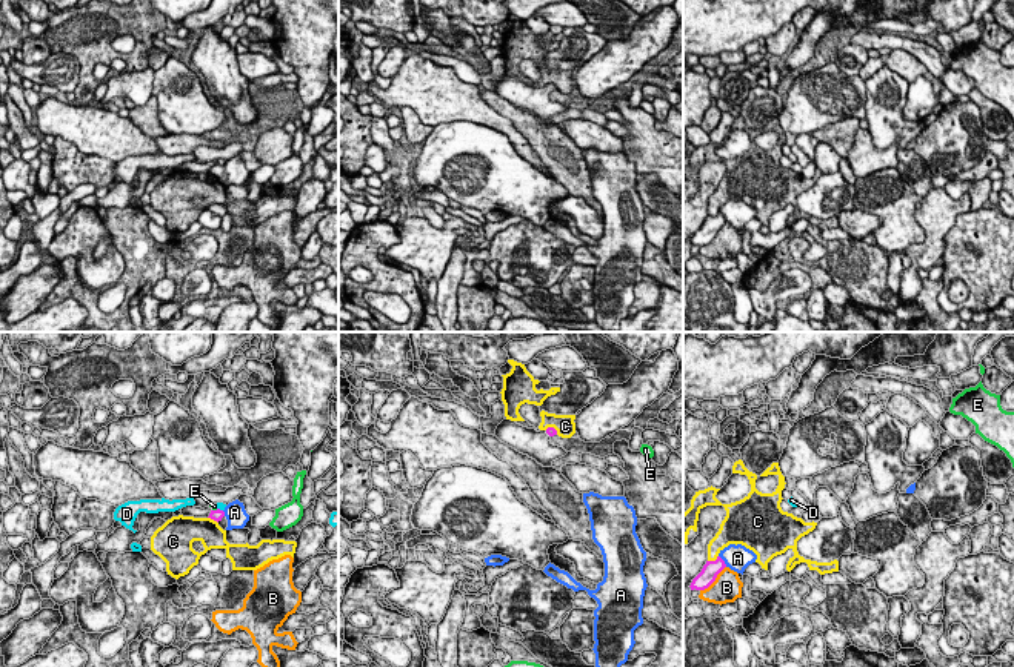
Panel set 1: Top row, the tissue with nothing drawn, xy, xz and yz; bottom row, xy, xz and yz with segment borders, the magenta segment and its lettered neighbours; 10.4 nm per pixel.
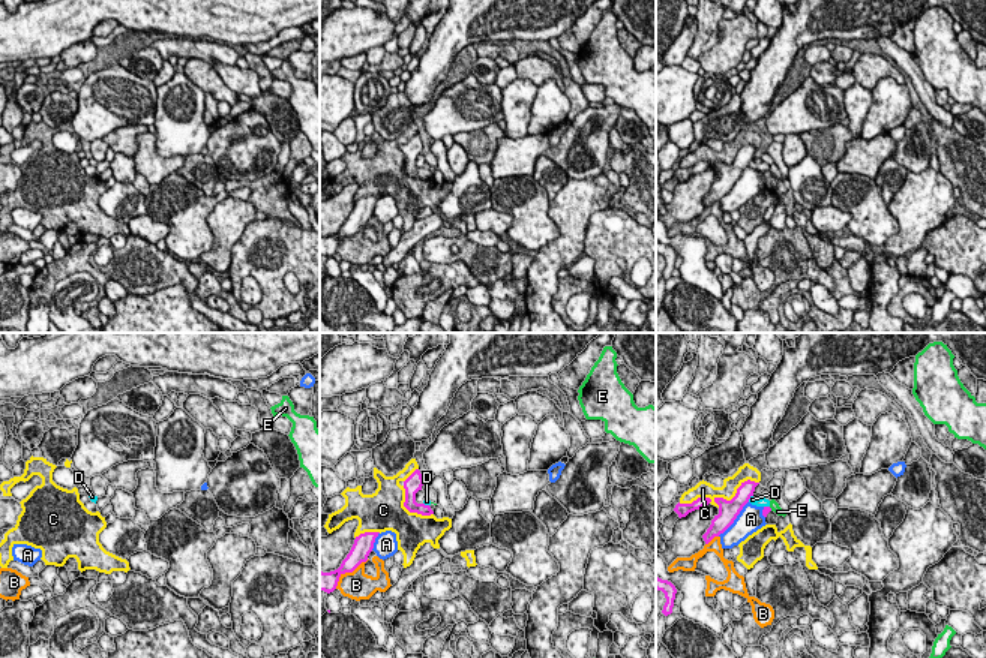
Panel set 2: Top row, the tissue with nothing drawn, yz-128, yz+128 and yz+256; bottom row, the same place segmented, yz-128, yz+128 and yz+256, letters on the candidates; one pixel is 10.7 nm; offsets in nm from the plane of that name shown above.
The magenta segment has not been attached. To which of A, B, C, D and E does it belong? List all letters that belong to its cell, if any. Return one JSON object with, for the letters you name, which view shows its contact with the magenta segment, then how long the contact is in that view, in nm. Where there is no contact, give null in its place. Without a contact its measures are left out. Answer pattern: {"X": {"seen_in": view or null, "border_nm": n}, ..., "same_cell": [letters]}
{"same_cell": []}

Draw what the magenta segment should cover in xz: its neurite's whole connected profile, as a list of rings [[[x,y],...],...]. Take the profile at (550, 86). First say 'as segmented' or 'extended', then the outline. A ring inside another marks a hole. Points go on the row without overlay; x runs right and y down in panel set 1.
extended; [[[506,72],[495,85],[495,92],[502,98],[523,111],[528,111],[543,123],[552,123],[555,115],[568,109],[563,103],[554,101],[549,97],[554,91],[557,91],[554,83],[537,88],[535,85],[528,85],[517,80]]]

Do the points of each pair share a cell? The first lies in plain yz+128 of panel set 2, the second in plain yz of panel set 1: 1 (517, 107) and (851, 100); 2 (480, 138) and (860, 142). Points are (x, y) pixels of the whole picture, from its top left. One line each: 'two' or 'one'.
1: two
2: two

